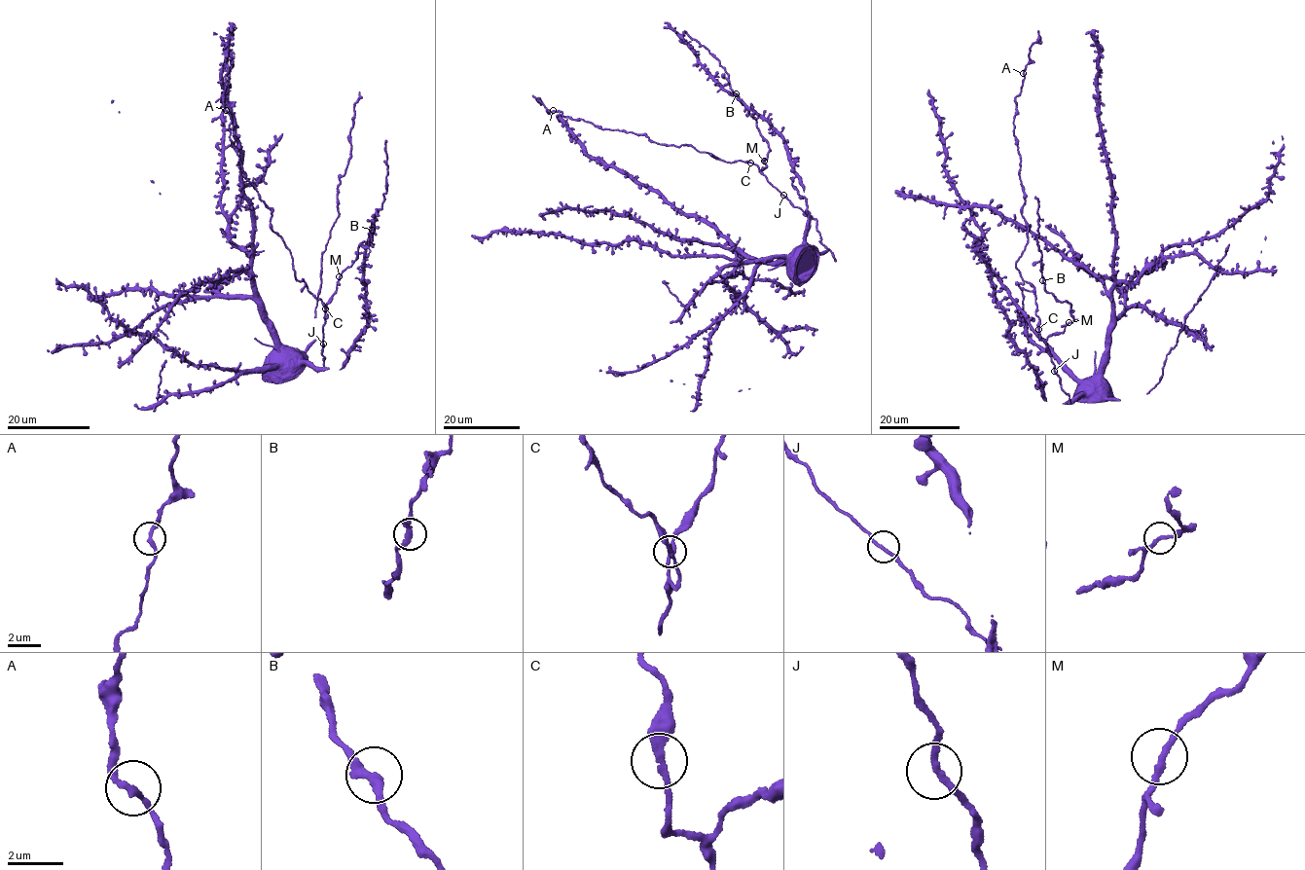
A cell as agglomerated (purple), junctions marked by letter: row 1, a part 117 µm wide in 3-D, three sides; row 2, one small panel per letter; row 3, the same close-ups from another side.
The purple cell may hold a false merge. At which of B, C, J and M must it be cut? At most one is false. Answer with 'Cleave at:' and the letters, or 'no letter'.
Cleave at: no letter

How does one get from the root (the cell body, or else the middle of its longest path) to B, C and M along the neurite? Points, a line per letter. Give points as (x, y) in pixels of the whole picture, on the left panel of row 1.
B: (320, 369), (325, 358), (321, 347), (326, 306), (342, 272), (357, 257), (359, 244), (367, 243), (372, 230)
C: (320, 369), (325, 358), (321, 347), (322, 328), (328, 315), (325, 308)
M: (320, 369), (325, 358), (321, 353), (325, 311), (335, 292), (339, 276)

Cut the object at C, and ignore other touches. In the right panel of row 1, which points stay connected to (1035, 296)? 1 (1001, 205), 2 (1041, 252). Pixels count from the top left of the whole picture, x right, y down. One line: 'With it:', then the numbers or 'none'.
With it: none

